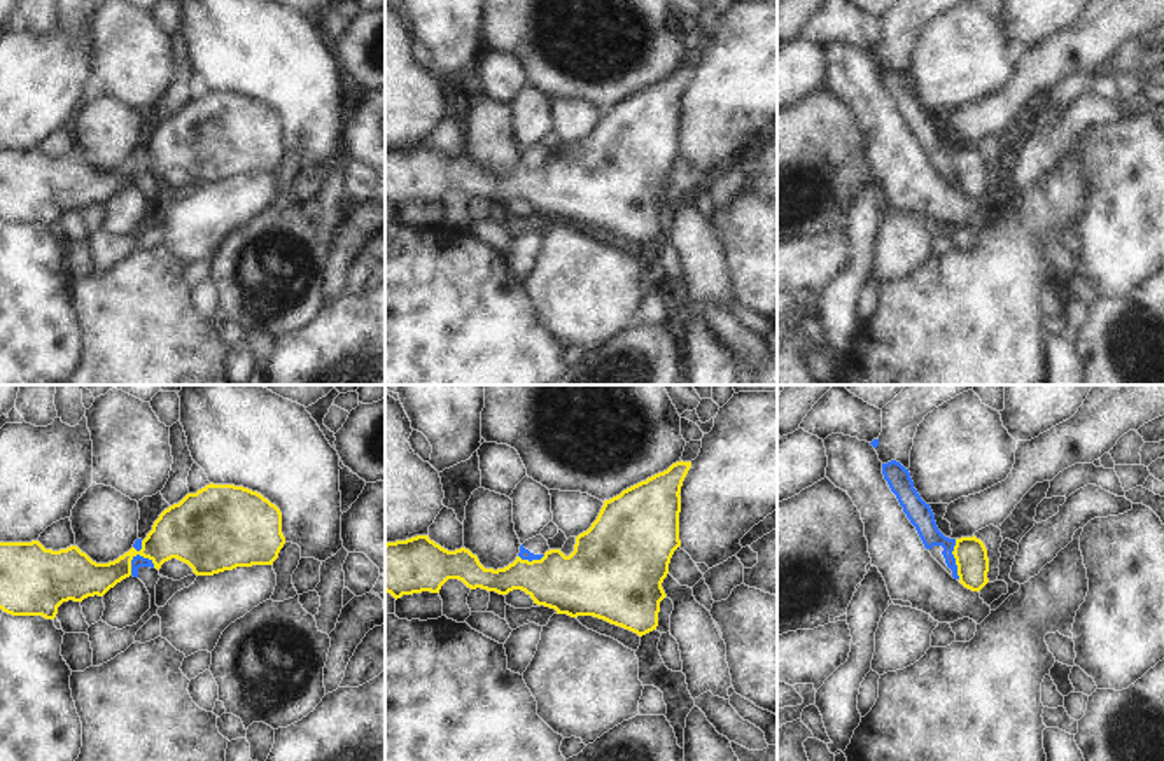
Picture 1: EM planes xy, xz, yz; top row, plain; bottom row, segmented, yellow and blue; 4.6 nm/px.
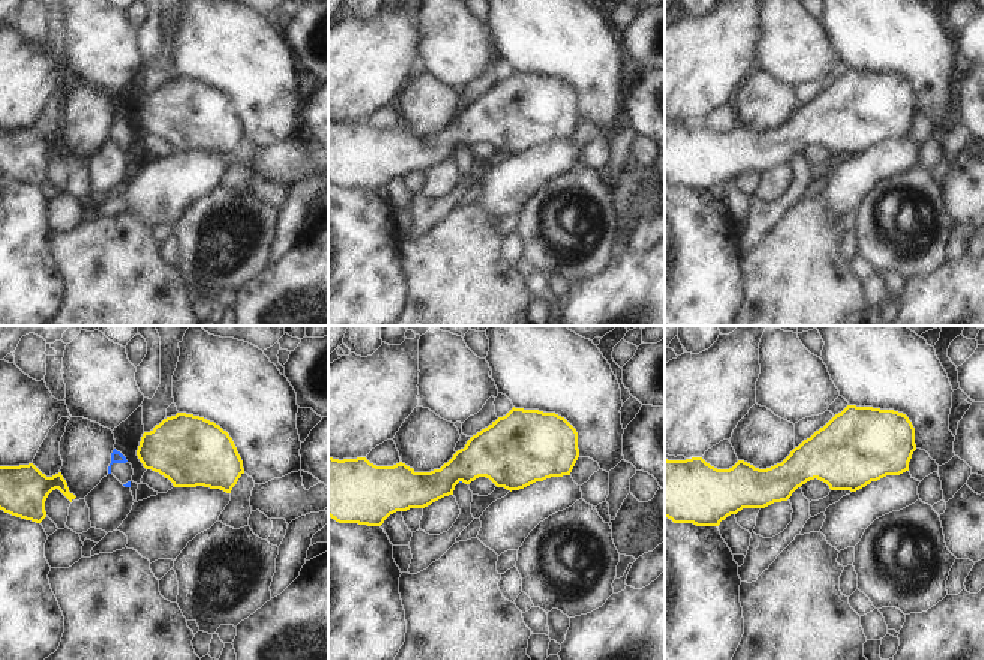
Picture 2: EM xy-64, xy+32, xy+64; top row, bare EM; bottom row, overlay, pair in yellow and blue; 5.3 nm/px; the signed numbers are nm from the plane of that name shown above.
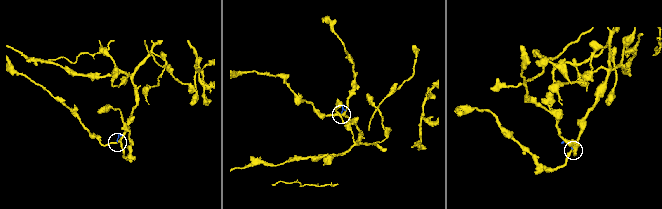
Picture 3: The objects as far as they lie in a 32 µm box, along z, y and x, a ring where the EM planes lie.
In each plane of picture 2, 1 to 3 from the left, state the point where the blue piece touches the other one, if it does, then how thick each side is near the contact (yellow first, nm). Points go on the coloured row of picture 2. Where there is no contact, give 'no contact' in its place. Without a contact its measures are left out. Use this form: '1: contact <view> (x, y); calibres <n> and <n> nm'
1: no contact
2: contact xy+32 (461, 480); calibres 300 and 20 nm
3: no contact

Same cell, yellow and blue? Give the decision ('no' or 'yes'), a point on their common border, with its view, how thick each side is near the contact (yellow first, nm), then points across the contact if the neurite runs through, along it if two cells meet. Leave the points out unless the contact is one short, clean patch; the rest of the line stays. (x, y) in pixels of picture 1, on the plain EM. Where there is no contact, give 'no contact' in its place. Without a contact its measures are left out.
no; meets yellow in xy at (132, 167); 240 nm thick on the yellow side, 60 nm on the other; border along xy (142, 149), (132, 168), (130, 182)

